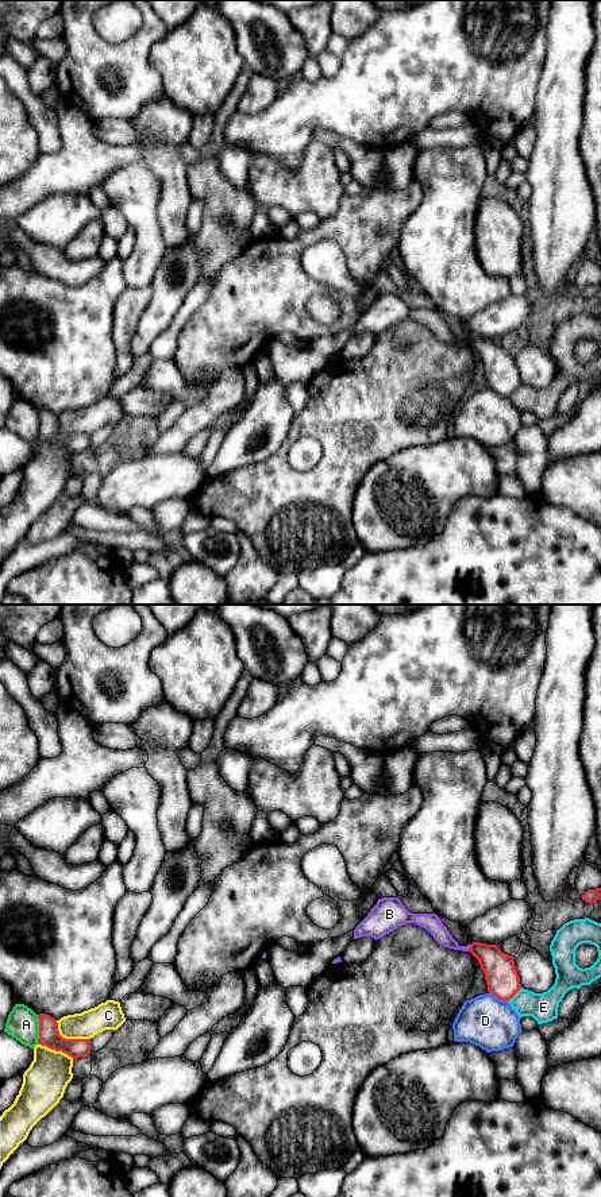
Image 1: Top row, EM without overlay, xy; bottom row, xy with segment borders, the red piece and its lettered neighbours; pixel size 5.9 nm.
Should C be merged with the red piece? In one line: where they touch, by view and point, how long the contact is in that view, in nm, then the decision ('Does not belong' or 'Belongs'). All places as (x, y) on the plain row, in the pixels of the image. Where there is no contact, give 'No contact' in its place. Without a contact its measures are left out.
Touches red at xy (68, 435). Shared border 240 nm. Does not belong

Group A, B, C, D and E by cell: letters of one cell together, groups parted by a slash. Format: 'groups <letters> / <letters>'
groups A / B / C / D / E

